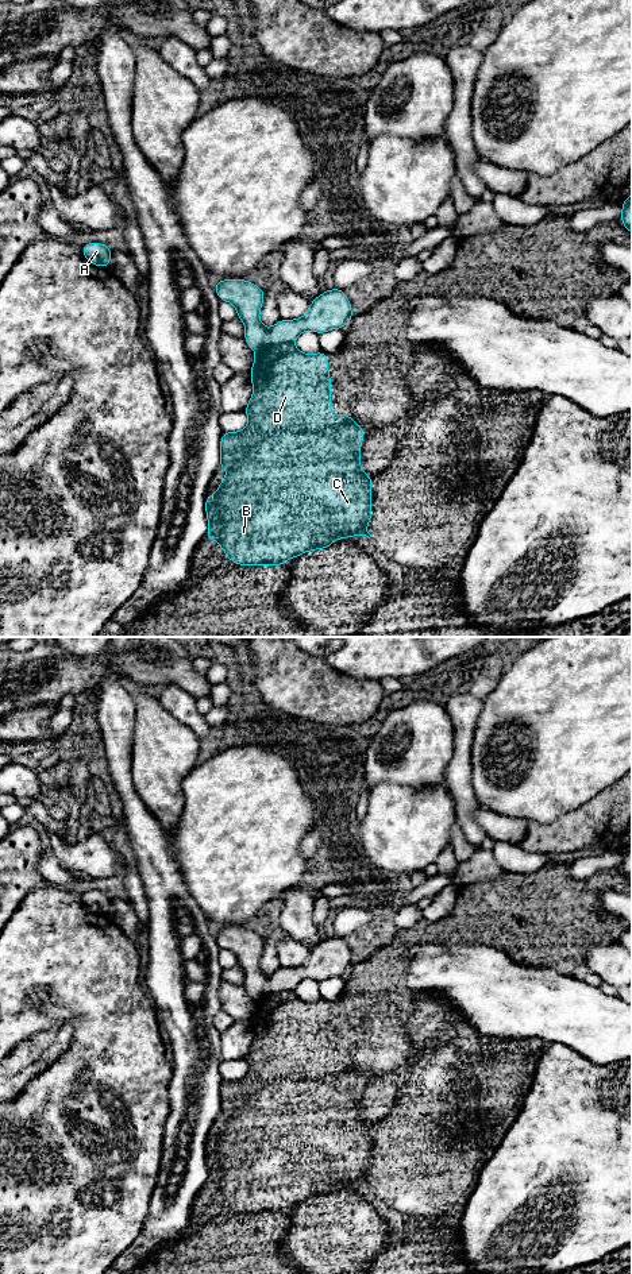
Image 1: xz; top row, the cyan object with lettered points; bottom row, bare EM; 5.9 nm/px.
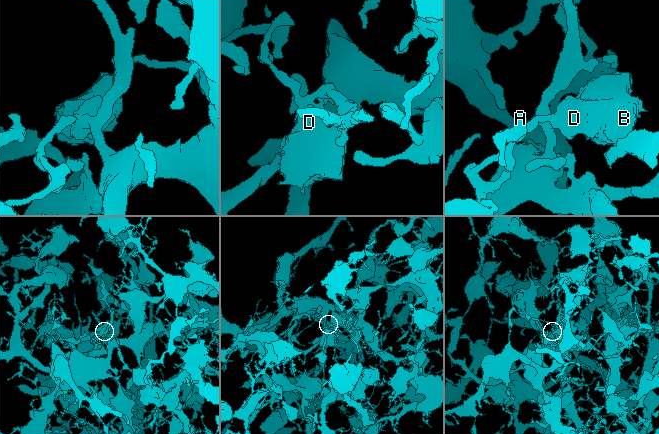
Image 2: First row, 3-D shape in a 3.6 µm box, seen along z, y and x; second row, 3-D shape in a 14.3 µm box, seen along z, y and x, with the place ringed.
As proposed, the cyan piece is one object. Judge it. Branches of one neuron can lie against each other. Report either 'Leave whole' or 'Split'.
Split

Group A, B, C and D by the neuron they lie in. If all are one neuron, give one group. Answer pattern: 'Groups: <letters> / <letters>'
Groups: A / B C D

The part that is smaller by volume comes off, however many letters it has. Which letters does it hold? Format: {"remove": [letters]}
{"remove": ["B", "C", "D"]}

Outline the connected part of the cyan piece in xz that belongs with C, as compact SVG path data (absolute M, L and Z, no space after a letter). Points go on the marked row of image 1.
M271 343L258 351L251 367L250 379L254 386L248 405L243 410L248 416L247 426L240 432L224 432L220 439L221 458L219 467L230 472L220 480L220 487L213 495L205 497L205 513L208 517L208 532L205 537L213 538L226 551L226 560L234 560L238 565L285 565L285 559L293 557L313 549L325 549L336 538L371 534L366 525L371 521L371 475L361 471L361 443L365 440L365 431L348 414L331 413L331 377L328 360L324 351L308 355L297 350L293 343Z

